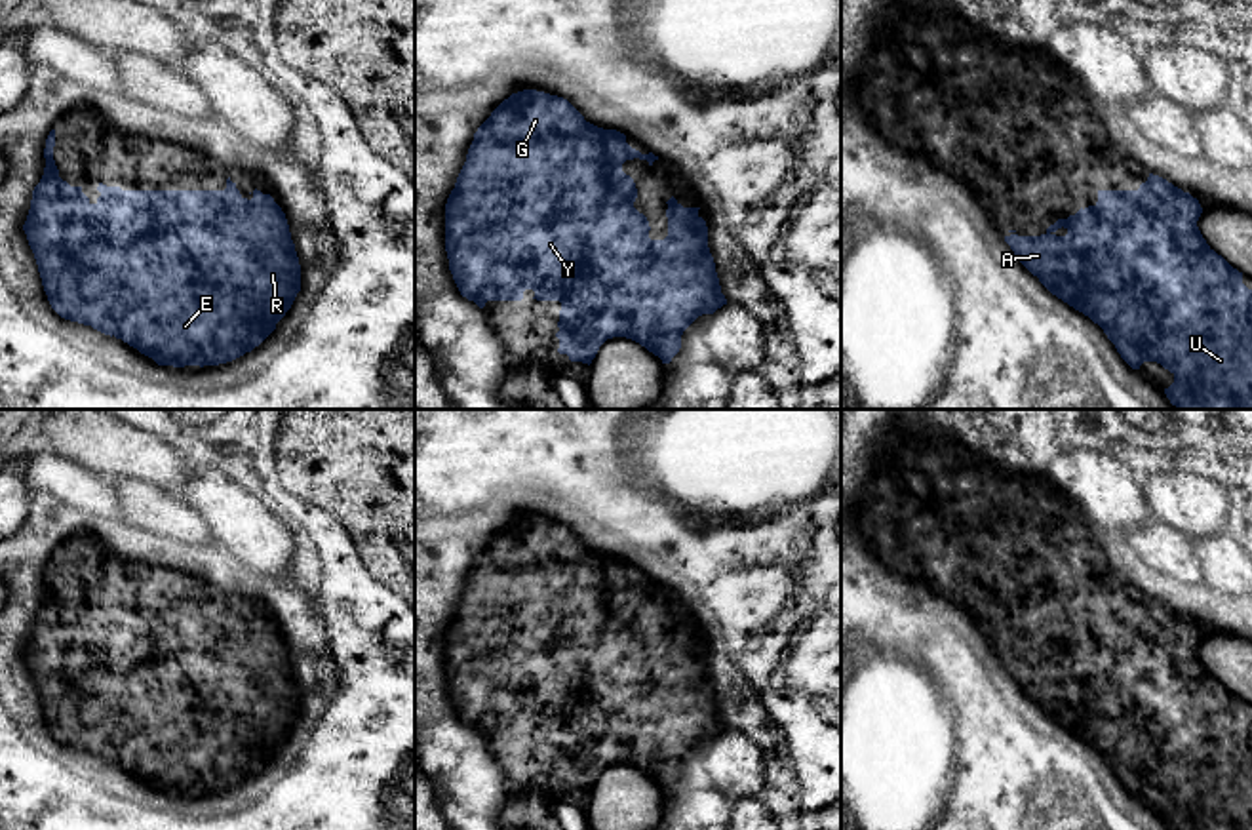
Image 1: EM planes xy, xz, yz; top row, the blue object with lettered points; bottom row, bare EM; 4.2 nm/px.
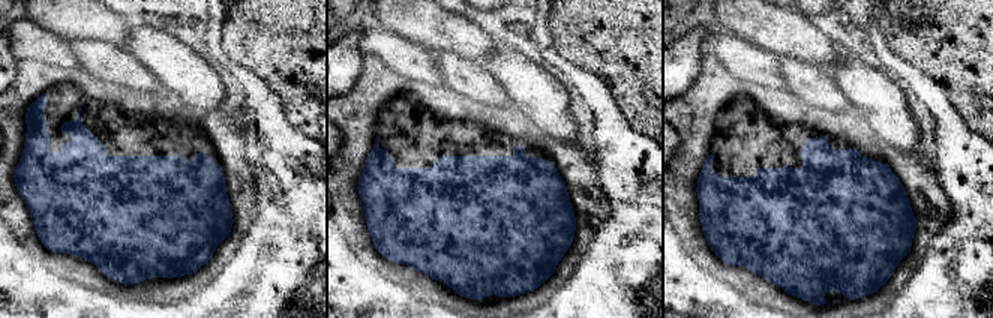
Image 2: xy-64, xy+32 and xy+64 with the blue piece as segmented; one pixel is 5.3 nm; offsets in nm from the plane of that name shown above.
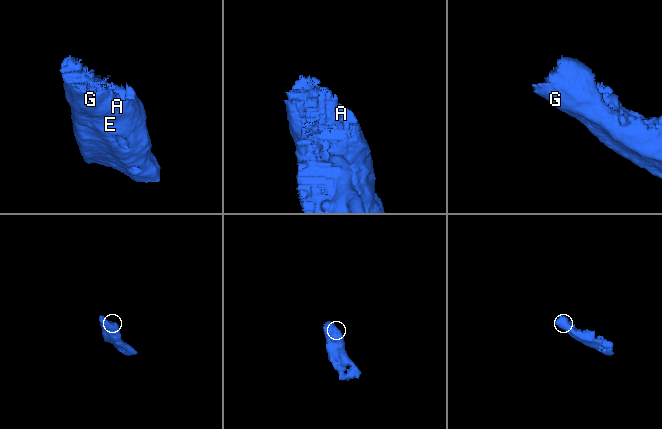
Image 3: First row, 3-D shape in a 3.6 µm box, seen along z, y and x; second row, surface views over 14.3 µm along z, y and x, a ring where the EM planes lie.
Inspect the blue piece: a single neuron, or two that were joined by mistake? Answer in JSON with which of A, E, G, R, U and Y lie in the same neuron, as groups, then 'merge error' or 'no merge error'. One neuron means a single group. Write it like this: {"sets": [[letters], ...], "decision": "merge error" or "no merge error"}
{"sets": [["A", "E", "G", "R", "U", "Y"]], "decision": "no merge error"}

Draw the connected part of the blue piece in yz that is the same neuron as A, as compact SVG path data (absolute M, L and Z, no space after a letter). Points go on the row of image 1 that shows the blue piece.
M1149 173L1147 181L1142 183L1138 190L1098 190L1098 202L1094 206L1081 208L1067 219L1058 219L1045 234L1018 236L1016 230L1008 230L1010 234L1005 236L1005 242L1018 261L1037 276L1052 295L1098 324L1132 369L1140 369L1144 362L1157 362L1168 369L1174 375L1174 383L1164 388L1164 394L1172 405L1178 409L1252 409L1252 289L1242 284L1242 272L1233 268L1206 244L1197 227L1201 213L1203 208L1197 198L1166 179Z

